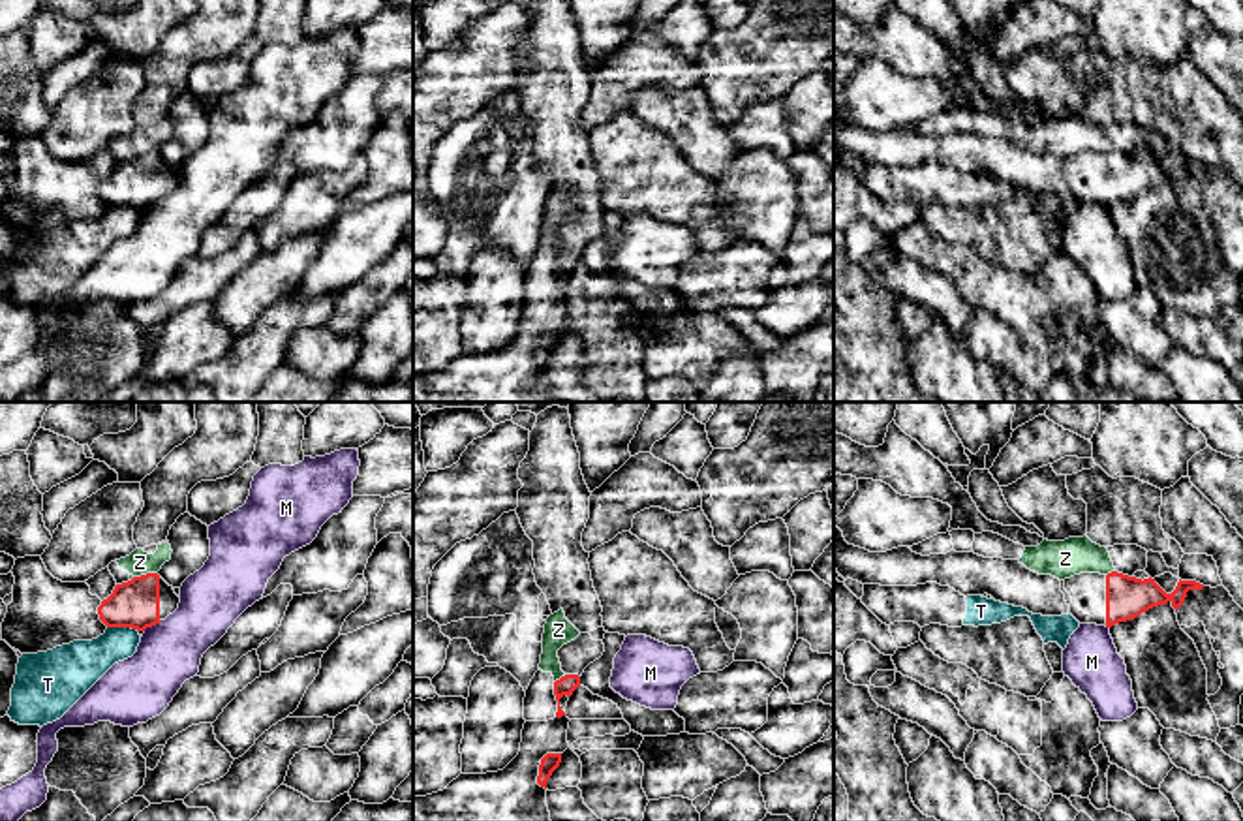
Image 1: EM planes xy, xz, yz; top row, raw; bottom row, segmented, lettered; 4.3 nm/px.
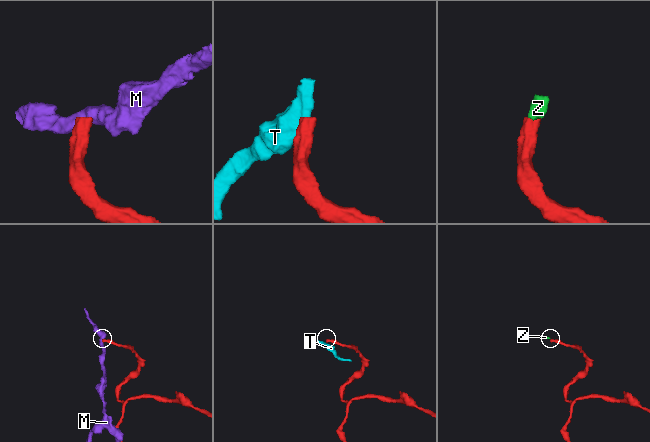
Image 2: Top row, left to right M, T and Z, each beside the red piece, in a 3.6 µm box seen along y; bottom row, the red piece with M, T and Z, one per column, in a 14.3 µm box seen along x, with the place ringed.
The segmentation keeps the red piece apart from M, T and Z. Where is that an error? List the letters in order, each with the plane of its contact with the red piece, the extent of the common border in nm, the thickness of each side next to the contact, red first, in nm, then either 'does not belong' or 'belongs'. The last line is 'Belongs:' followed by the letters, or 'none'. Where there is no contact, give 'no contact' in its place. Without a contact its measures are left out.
M: xy | 100 nm | 200/280 nm | does not belong
T: xy | 140 nm | 200/200 nm | does not belong
Z: xy | 110 nm | 200/110 nm | does not belong
Belongs: none

